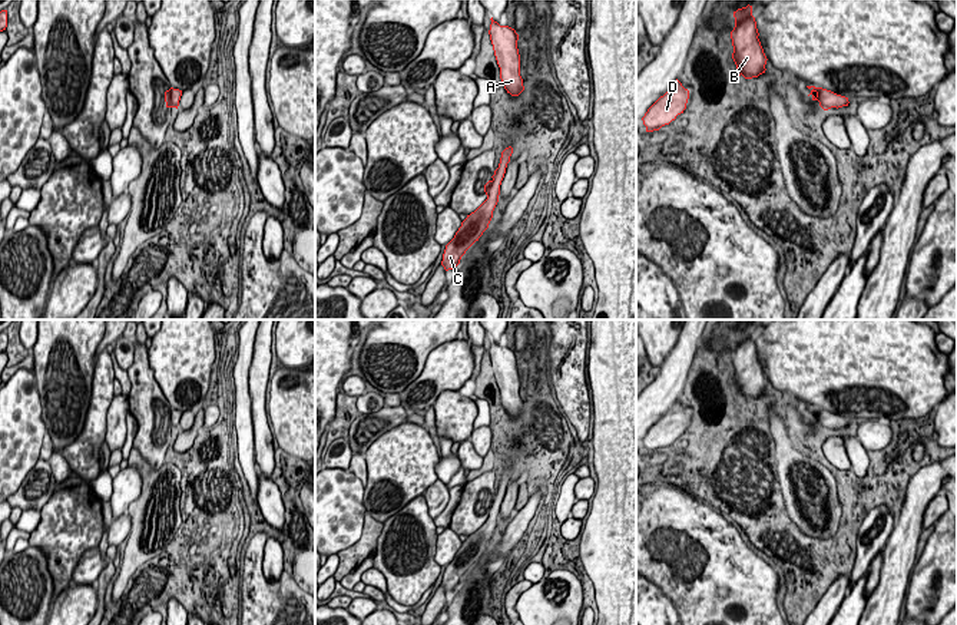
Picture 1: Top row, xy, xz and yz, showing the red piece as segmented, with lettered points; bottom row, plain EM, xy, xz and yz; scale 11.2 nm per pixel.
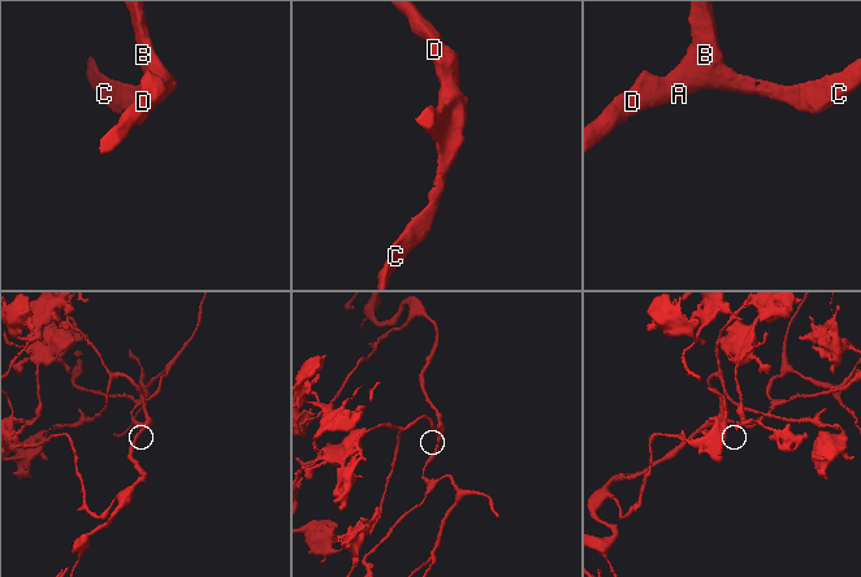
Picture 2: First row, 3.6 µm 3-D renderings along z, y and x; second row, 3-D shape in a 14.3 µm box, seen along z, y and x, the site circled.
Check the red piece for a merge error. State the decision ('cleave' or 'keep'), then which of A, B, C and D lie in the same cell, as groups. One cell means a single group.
keep | A B C D

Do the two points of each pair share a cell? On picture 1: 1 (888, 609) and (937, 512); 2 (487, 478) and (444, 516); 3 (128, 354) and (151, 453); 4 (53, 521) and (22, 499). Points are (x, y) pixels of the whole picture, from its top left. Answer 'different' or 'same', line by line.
1: different
2: different
3: different
4: different

